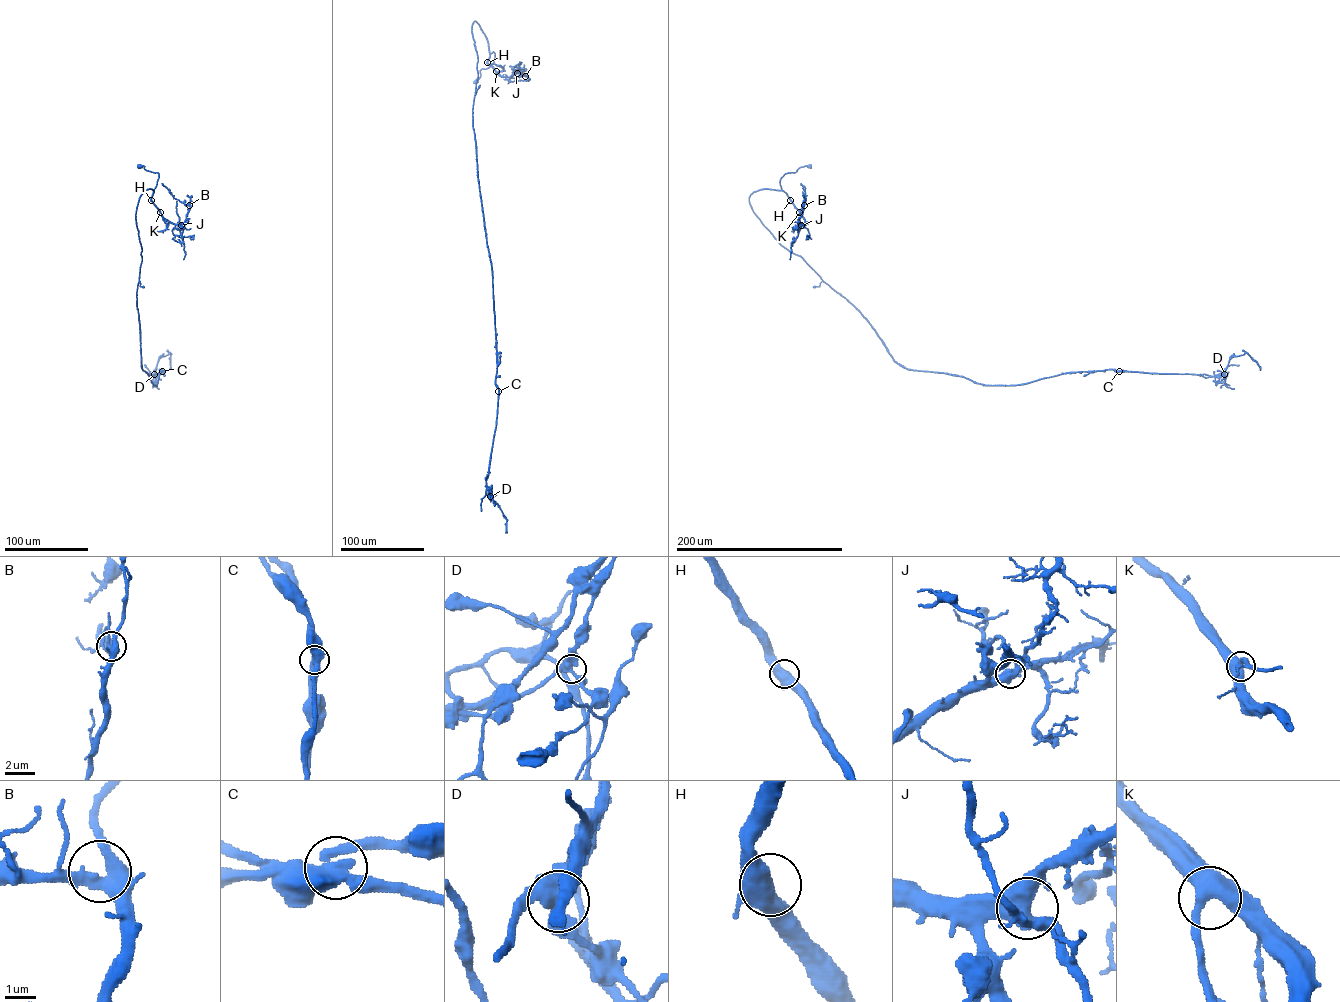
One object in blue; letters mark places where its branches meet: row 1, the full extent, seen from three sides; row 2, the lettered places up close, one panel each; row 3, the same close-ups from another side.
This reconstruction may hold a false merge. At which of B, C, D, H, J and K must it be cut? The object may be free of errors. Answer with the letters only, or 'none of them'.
C

